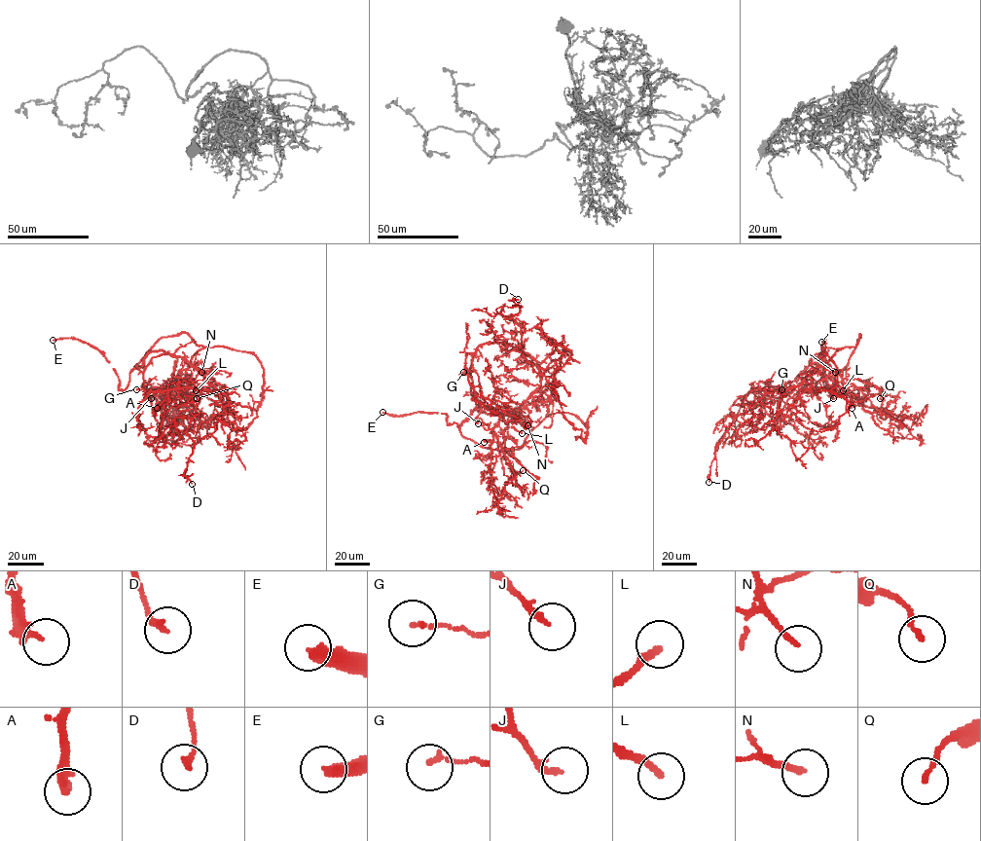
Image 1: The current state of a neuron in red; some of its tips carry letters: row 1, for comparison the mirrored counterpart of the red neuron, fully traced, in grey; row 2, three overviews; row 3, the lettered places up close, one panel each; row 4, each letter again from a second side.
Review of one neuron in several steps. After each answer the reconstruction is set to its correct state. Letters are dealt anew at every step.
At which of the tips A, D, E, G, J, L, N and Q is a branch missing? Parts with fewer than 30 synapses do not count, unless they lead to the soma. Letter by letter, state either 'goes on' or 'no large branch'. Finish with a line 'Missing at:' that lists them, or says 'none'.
A: goes on
D: no large branch
E: goes on
G: no large branch
J: goes on
L: goes on
N: no large branch
Q: no large branch
Missing at: A, E, J, L

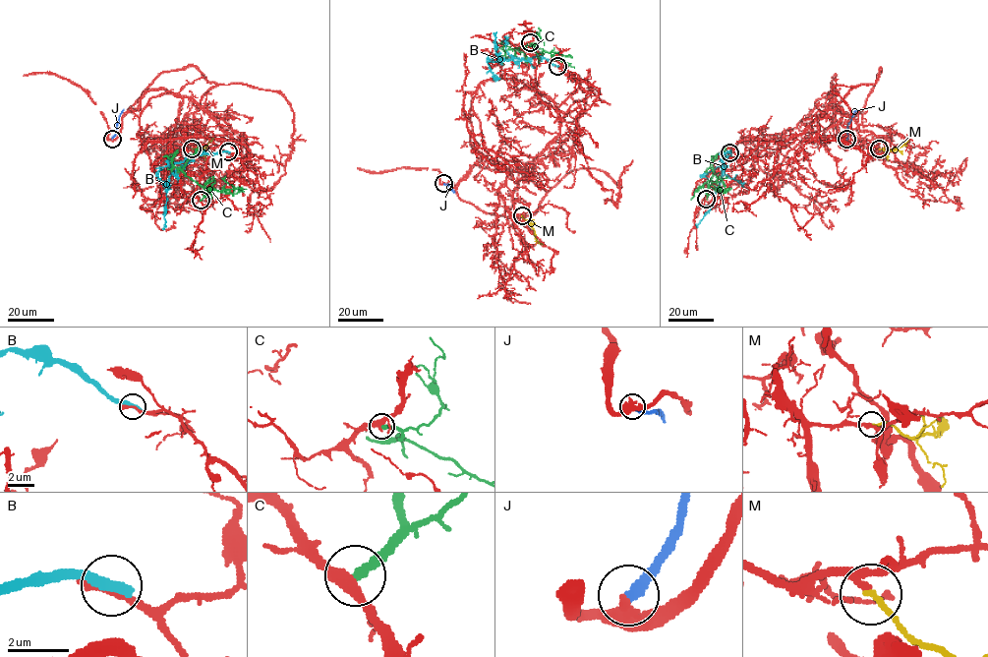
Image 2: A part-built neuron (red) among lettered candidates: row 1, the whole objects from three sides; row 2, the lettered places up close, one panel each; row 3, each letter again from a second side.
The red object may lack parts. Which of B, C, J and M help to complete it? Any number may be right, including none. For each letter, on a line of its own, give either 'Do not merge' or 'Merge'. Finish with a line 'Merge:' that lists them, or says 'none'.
B: Do not merge
C: Do not merge
J: Do not merge
M: Merge
Merge: M

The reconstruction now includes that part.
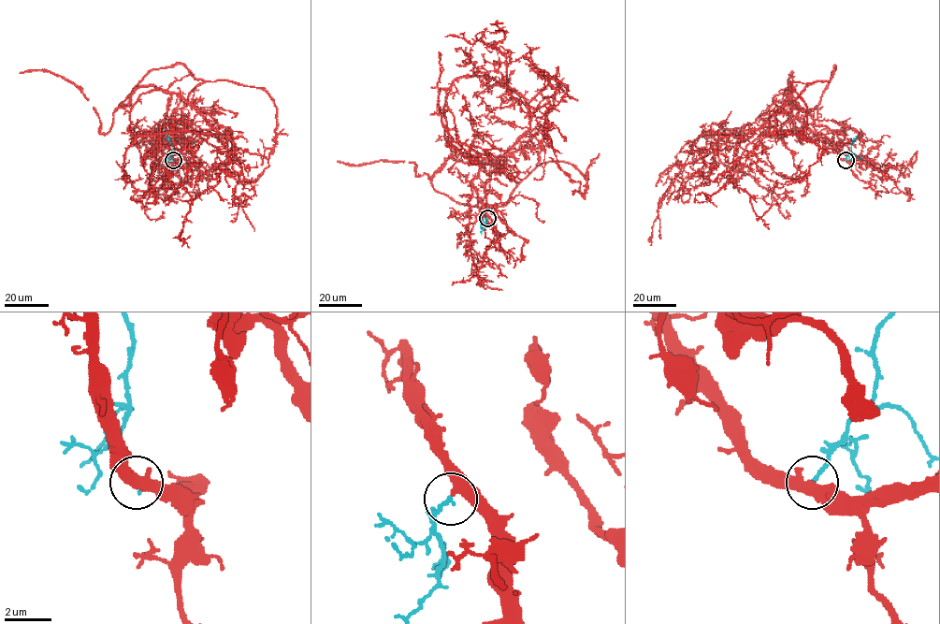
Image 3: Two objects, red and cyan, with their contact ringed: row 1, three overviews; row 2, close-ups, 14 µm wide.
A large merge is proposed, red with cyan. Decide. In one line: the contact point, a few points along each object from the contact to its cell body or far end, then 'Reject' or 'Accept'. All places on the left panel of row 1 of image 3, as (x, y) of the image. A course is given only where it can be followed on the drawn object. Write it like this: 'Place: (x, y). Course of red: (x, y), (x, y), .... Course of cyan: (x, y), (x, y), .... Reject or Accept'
Place: (173, 160). Course of red: (173, 160), (158, 128), (170, 95), (150, 90), (130, 111), (123, 169), (140, 191), (180, 185), (168, 195). Course of cyan: (173, 160), (173, 145), (166, 135). Accept

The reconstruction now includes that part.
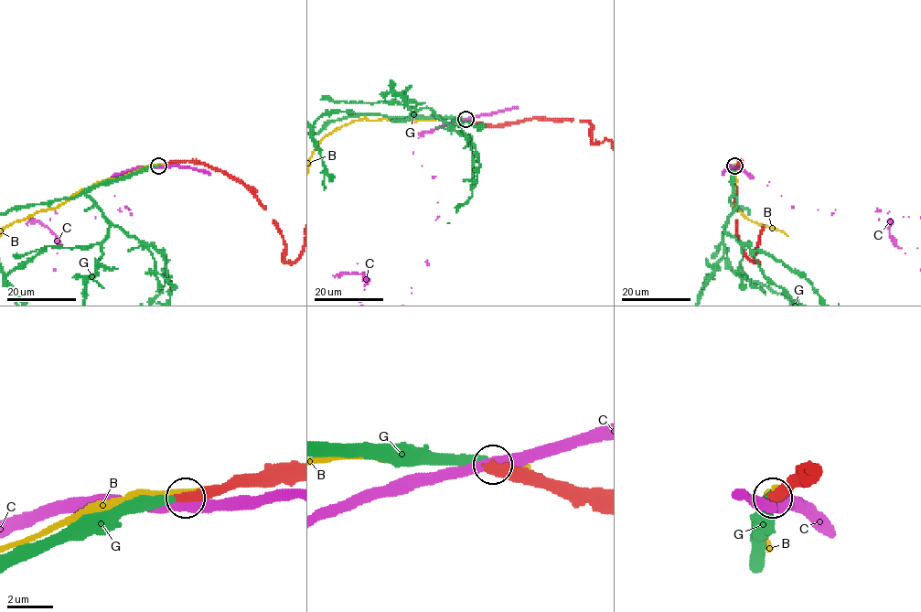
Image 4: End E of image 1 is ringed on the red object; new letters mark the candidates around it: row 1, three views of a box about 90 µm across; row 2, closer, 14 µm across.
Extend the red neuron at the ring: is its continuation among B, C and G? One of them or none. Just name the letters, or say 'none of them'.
G

